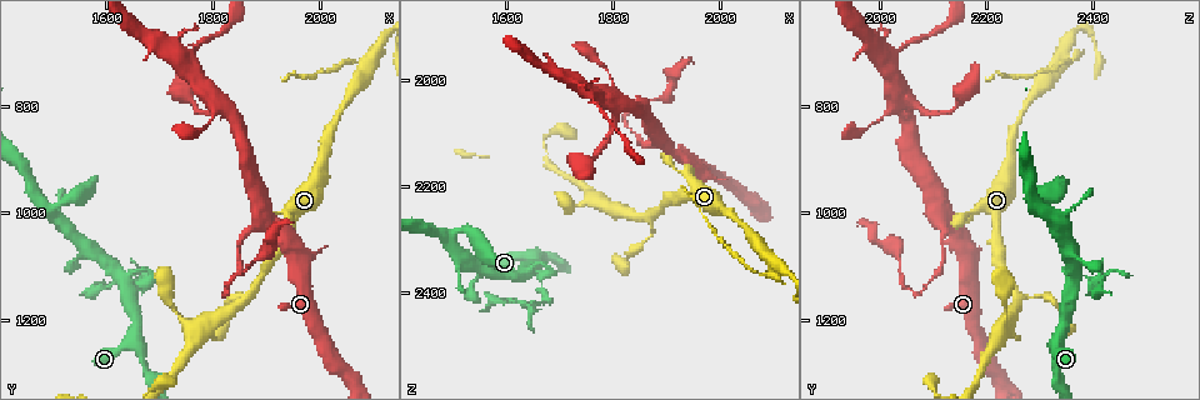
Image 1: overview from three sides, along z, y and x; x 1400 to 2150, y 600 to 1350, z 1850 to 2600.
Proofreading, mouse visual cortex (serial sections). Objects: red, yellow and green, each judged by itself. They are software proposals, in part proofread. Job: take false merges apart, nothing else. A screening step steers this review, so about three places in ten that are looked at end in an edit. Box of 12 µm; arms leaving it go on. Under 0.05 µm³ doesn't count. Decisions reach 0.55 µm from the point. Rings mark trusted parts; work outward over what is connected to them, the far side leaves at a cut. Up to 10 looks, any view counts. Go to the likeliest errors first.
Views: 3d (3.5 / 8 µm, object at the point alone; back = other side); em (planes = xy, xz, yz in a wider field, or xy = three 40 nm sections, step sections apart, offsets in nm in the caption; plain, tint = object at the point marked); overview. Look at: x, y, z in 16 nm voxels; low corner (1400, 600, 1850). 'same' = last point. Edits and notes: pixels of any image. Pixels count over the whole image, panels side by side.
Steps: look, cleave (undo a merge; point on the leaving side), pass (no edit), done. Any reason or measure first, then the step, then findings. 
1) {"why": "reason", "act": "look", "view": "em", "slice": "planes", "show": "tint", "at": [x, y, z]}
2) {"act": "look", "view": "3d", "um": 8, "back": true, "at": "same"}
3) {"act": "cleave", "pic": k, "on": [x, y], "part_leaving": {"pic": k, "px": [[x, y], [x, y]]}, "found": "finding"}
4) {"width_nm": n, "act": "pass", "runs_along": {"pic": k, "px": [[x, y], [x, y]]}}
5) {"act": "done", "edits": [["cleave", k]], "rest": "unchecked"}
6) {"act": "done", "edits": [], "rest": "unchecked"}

{"why": "sharp bend", "act": "look", "view": "3d", "um": 3.5, "back": true, "at": [1665, 1130, 2410]}

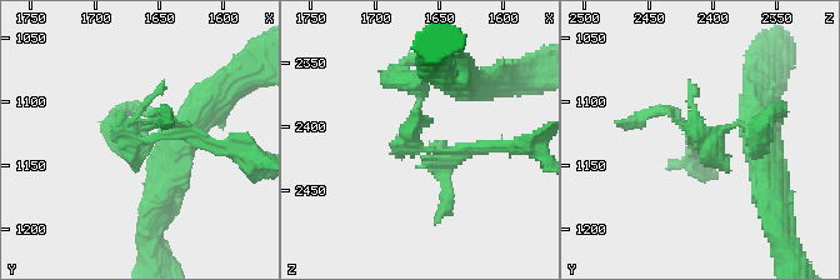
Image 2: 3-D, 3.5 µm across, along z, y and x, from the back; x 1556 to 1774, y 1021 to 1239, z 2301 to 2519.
{"why": "need the tissue", "act": "look", "view": "em", "slice": "xy", "step": 1, "show": "tint", "at": [1666, 1136, 2412]}

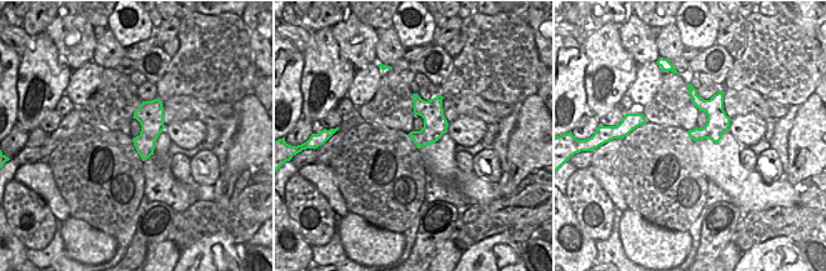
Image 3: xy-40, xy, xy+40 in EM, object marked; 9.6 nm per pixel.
{"width_nm": 240, "act": "pass", "runs_along": {"pic": 2, "px": [[419, 84], [415, 141], [484, 144]]}, "found": "continuous, no second cell"}

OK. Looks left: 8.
{"why": "narrows sharply", "act": "look", "view": "3d", "um": 8, "at": [1850, 1075, 2125]}

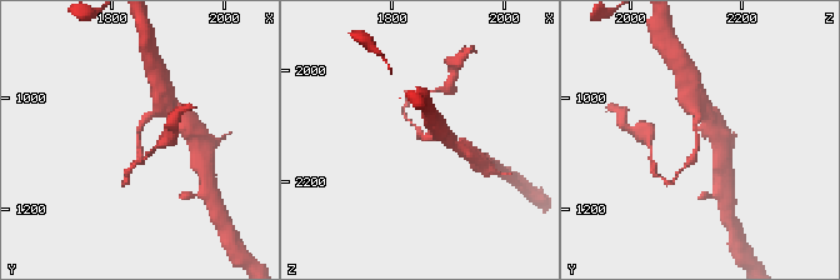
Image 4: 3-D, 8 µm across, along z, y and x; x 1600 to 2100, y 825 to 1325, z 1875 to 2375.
{"arm_widths_nm": [200, 250], "why": "now the EM", "act": "look", "view": "em", "slice": "planes", "show": "tint", "at": [1855, 1075, 2120]}

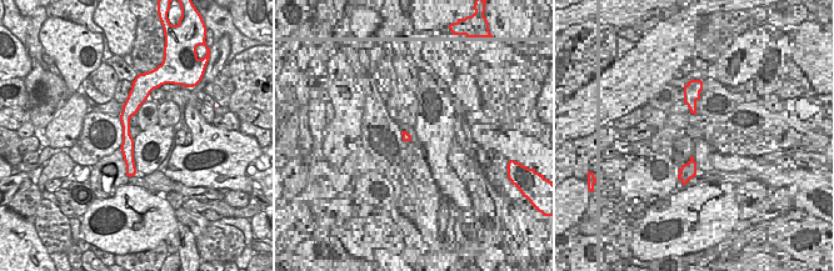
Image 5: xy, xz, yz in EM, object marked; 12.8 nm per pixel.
{"act": "cleave", "pic": 4, "on": [140, 159], "part_leaving": {"pic": 4, "px": [[139, 131], [140, 156], [126, 174]]}, "found": "a second cell is stuck on"}

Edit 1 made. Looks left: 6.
{"why": "see it whole again", "act": "look", "view": "overview"}

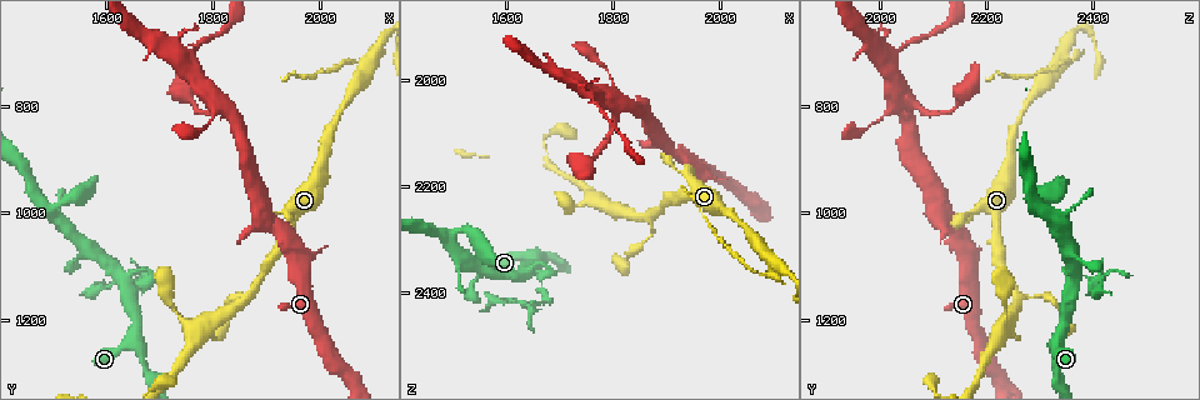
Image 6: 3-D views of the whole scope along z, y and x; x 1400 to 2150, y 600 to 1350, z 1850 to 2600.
{"why": "abrupt turn", "act": "look", "view": "3d", "um": 3.5, "at": [2105, 715, 2350]}

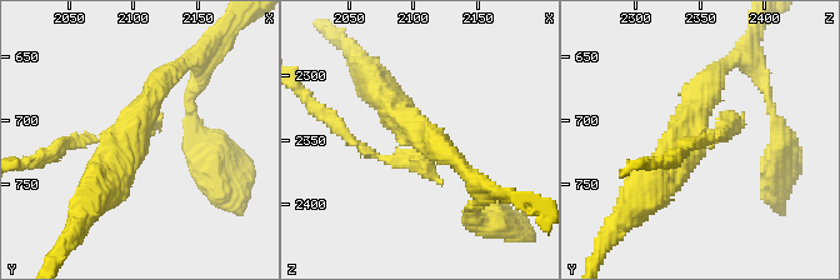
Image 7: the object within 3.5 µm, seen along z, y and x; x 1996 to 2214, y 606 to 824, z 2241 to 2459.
{"act": "look", "view": "em", "slice": "xy", "step": 1, "show": "tint", "at": [2104, 710, 2348]}

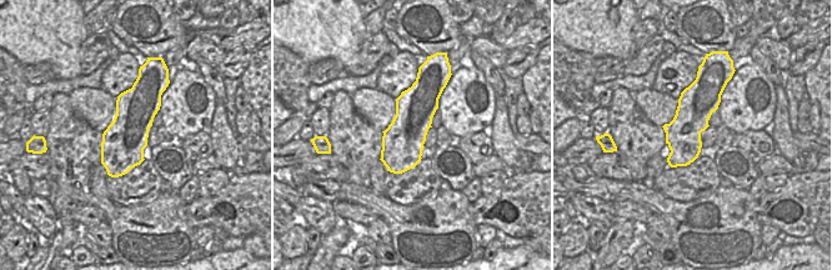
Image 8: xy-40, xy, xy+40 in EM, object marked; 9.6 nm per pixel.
{"act": "cleave", "pic": 7, "on": [90, 138], "part_leaving": {"pic": 7, "px": [[414, 154], [379, 160], [318, 109]]}, "found": "two cells meet here"}

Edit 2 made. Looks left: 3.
{"why": "sudden change in width", "act": "look", "view": "3d", "um": 3.5, "at": [1745, 715, 2015]}

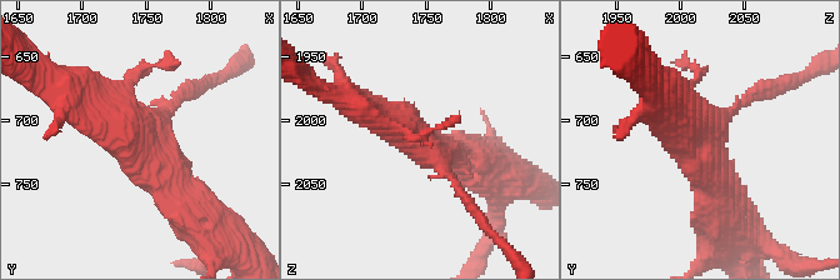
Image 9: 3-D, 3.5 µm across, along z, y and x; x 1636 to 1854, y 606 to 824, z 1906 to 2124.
{"why": "shape alone is not enough", "act": "look", "view": "em", "slice": "xy", "step": 5, "show": "tint", "at": [1746, 714, 2016]}

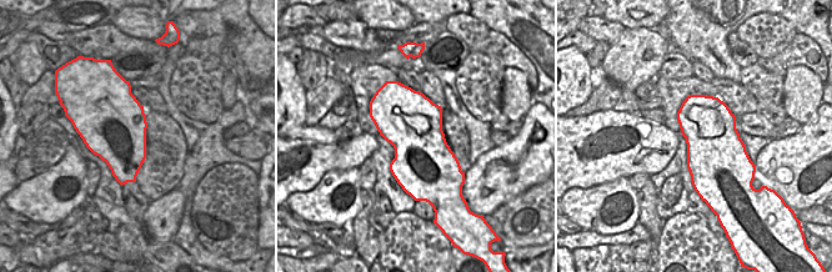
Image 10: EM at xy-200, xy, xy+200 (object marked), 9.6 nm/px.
{"act": "pass", "runs_along": {"pic": 9, "px": [[191, 201], [80, 98]]}, "found": "continuous, no second cell"}

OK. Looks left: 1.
{"act": "done", "edits": [["cleave", 4], ["cleave", 7]], "rest": "unchecked"}

